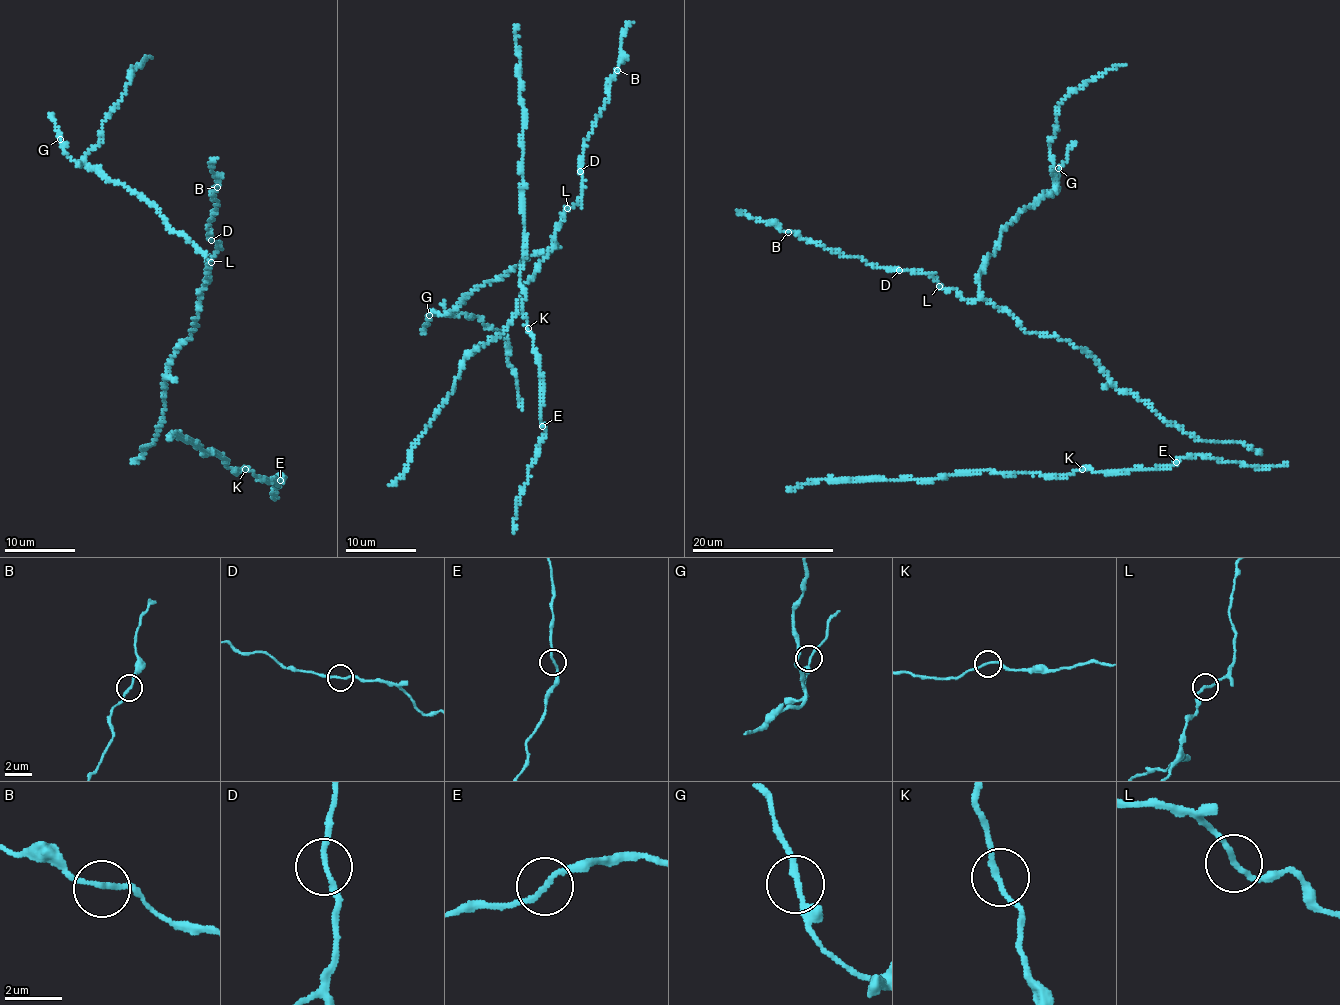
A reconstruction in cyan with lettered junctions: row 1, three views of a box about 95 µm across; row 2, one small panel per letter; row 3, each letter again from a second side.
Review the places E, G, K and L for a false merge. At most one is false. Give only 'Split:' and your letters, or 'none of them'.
Split: none of them

